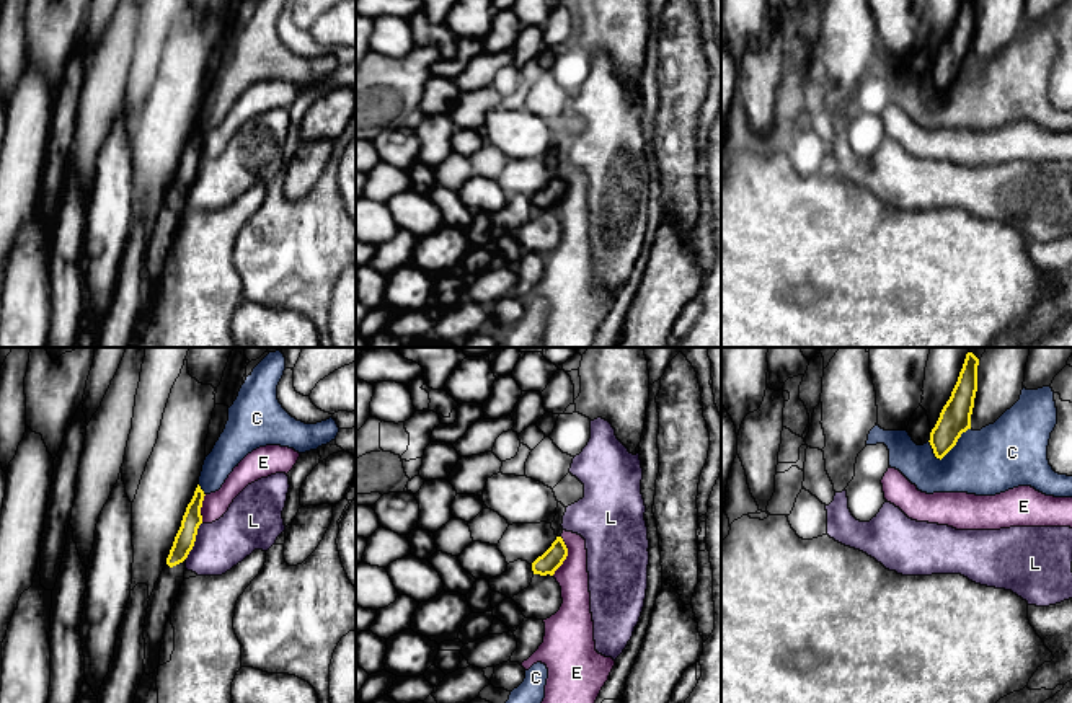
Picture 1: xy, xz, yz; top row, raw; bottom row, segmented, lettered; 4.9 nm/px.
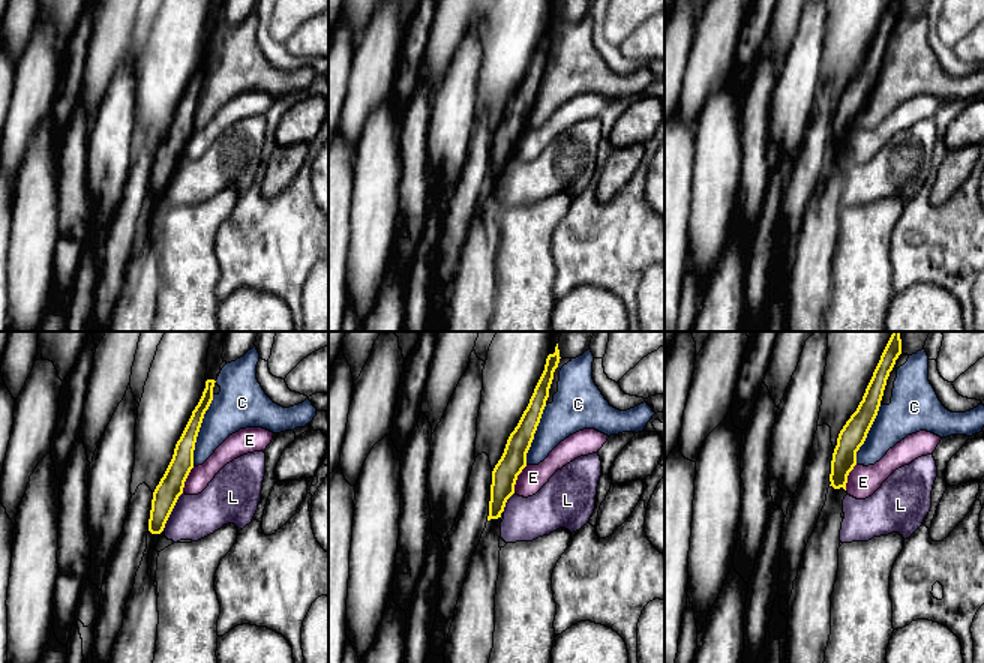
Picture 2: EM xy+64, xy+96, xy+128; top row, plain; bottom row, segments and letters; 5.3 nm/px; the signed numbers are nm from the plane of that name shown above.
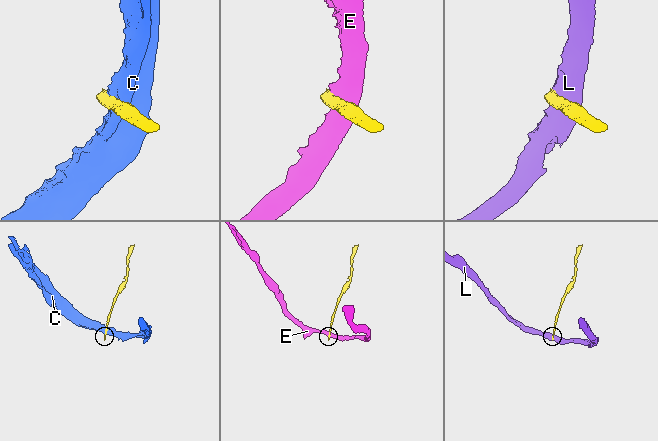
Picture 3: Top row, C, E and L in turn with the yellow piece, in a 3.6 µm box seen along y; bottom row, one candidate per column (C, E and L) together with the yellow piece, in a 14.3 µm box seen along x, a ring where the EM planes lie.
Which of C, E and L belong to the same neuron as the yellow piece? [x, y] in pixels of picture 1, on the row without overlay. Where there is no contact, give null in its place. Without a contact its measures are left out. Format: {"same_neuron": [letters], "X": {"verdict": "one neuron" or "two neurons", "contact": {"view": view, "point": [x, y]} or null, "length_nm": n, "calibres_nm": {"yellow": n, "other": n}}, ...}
{"same_neuron": [], "C": {"verdict": "two neurons", "contact": {"view": "yz", "point": [953, 80]}, "length_nm": 240, "calibres_nm": {"yellow": 160, "other": 340}}, "E": {"verdict": "two neurons", "contact": {"view": "xz", "point": [567, 190]}, "length_nm": 200, "calibres_nm": {"yellow": 100, "other": 160}}, "L": {"verdict": "two neurons", "contact": {"view": "xy", "point": [194, 175]}, "length_nm": 200, "calibres_nm": {"yellow": 100, "other": 240}}}

